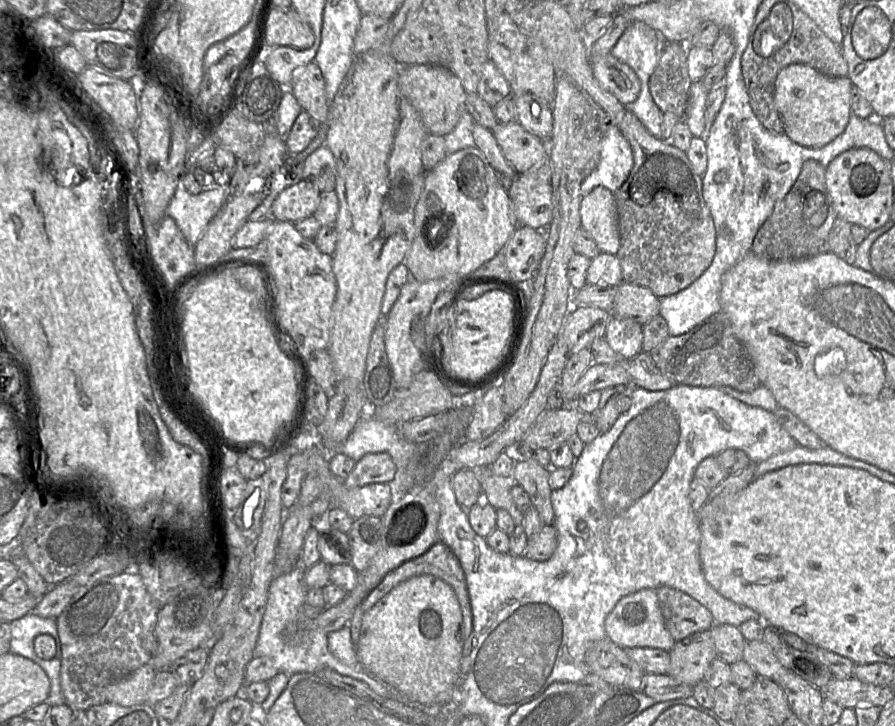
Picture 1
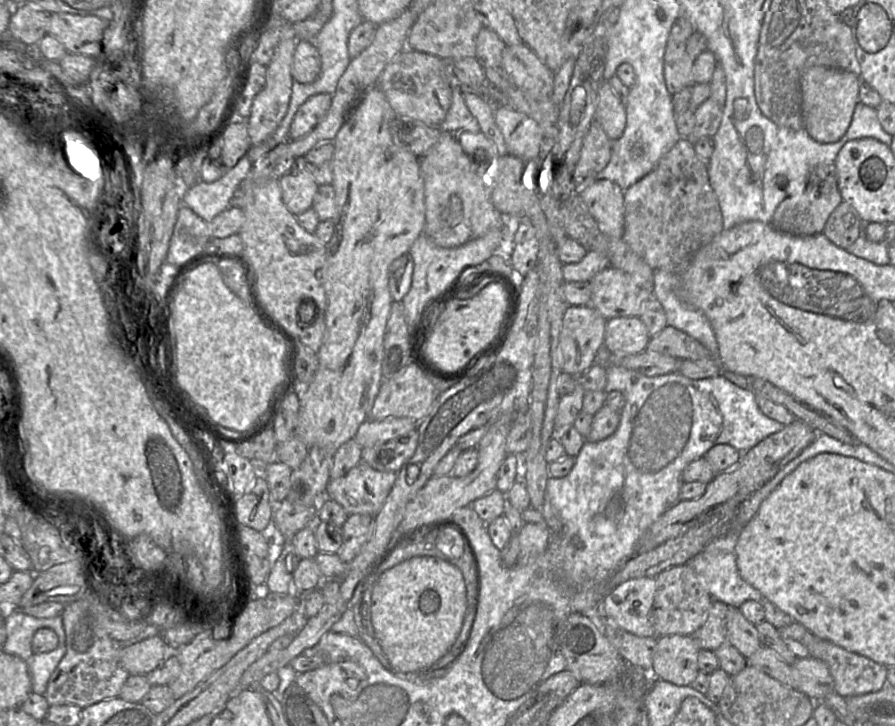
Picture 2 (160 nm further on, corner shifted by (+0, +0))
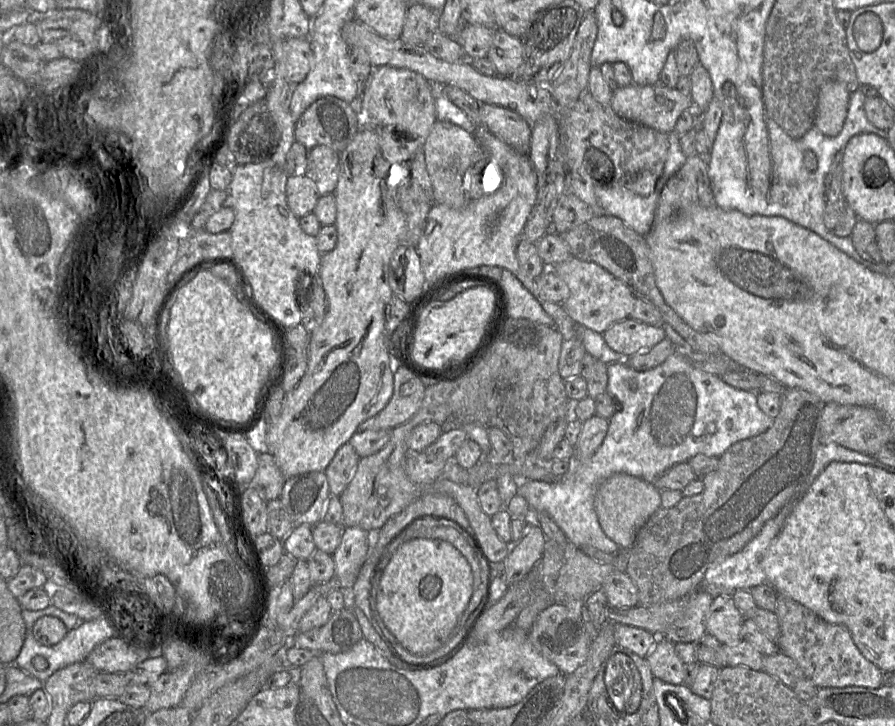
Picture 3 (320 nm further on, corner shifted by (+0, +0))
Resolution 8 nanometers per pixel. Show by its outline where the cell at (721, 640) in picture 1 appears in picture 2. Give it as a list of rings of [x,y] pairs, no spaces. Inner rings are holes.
[[[714,600],[705,623],[691,636],[702,650],[715,651],[727,643],[727,617],[729,607]]]

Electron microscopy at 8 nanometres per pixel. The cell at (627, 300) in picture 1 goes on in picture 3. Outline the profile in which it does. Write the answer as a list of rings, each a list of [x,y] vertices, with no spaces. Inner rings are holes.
[[[570,257],[550,269],[569,288],[569,296],[561,305],[578,326],[603,334],[612,324],[630,318],[635,295],[624,282],[598,264]]]

